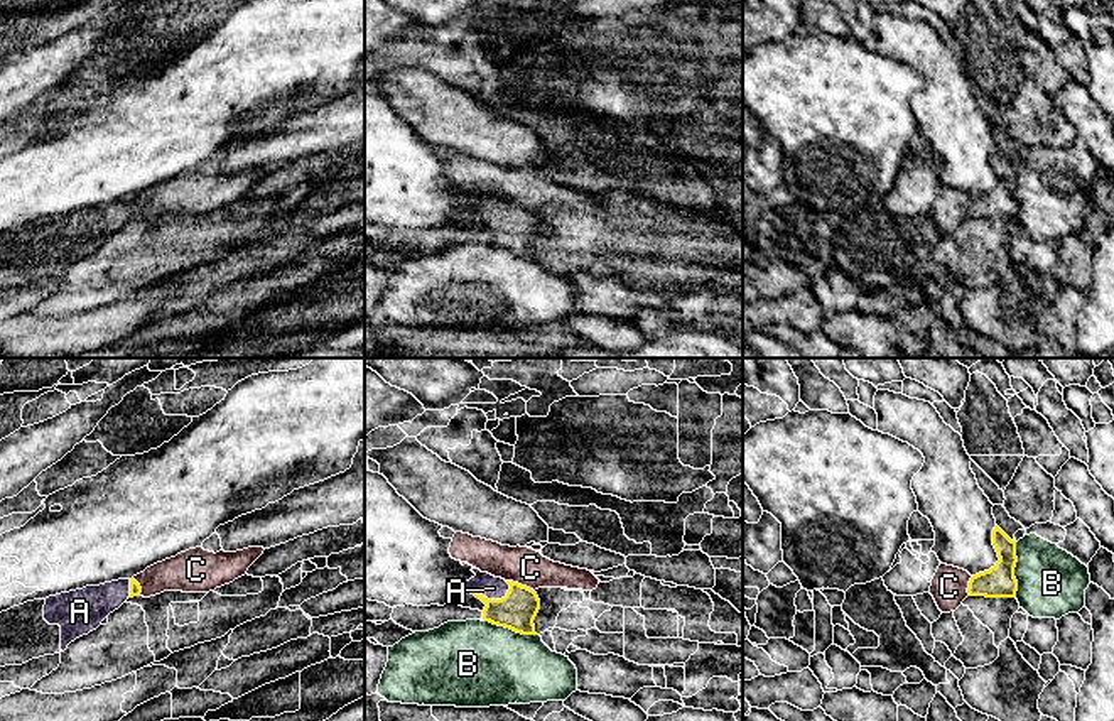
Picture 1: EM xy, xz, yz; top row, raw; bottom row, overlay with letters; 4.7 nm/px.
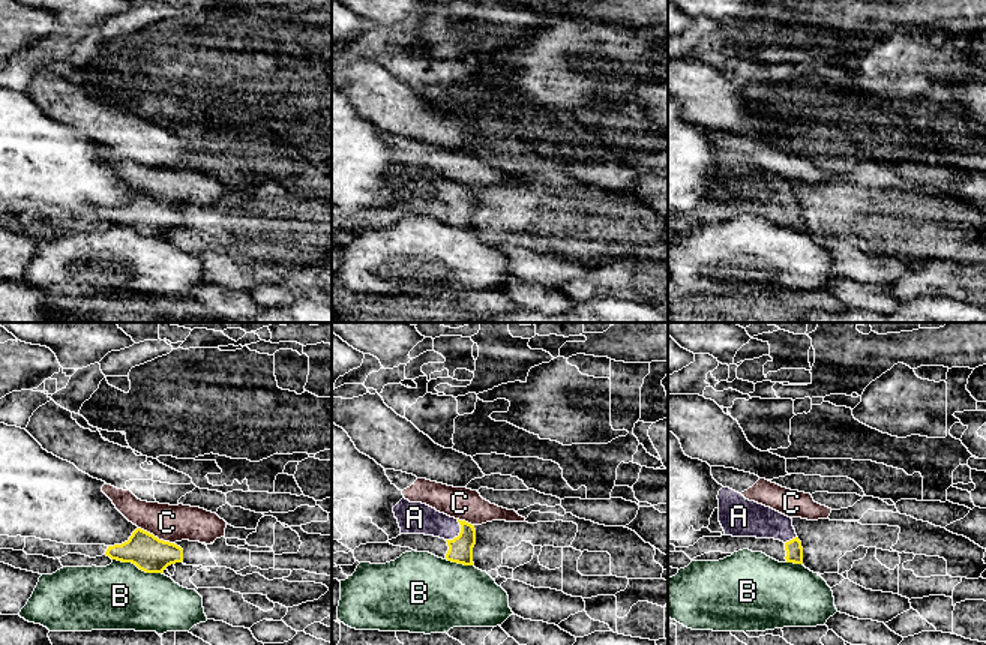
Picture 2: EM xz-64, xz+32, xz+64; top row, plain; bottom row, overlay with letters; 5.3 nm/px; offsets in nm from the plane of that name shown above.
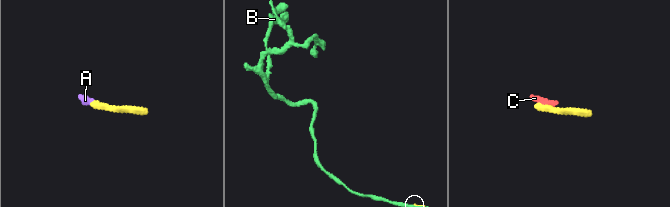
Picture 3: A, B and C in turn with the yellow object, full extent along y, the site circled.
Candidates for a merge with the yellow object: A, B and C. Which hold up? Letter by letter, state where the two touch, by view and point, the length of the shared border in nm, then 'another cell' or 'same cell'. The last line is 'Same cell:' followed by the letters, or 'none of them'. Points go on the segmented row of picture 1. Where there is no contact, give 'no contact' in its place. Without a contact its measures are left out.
A: xz (493, 600) | 200 nm | same cell
B: yz (1013, 569) | 260 nm | another cell
C: xz (520, 585) | 150 nm | another cell
Same cell: A

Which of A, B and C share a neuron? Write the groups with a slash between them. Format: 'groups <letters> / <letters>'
groups A / B / C

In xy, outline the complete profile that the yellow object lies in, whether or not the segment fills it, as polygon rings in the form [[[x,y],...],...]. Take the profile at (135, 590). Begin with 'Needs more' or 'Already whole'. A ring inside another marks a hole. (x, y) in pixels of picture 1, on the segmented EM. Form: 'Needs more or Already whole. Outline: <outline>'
Needs more. Outline: [[[132,579],[34,599],[0,613],[0,667],[64,652],[71,642],[96,630],[128,598],[142,593]]]

